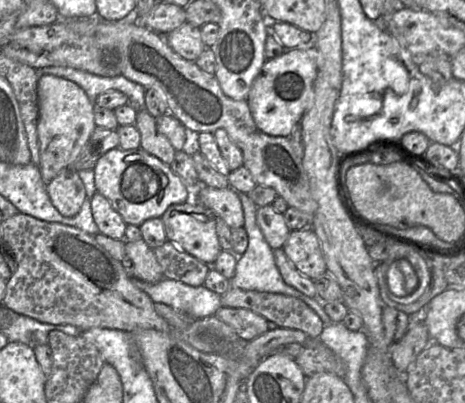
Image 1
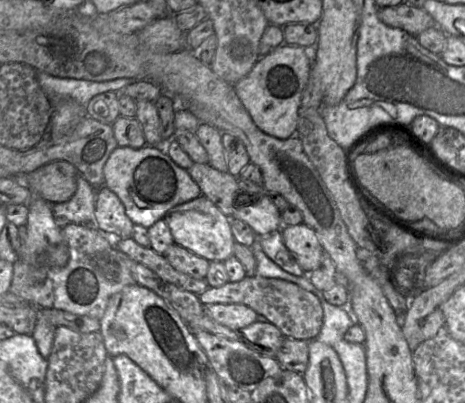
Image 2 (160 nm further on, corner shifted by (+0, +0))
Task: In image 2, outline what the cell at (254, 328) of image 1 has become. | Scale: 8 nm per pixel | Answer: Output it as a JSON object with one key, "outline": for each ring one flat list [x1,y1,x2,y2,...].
{"outline":[[212,304,205,307,215,322,235,332,257,322,258,314,243,304]]}

